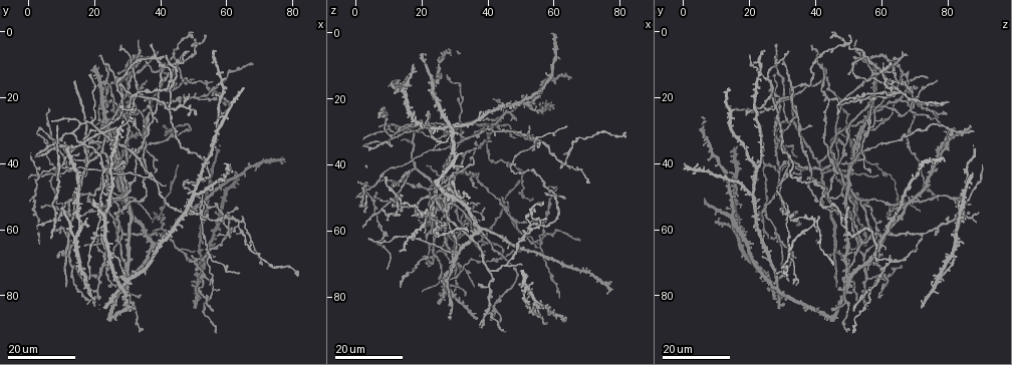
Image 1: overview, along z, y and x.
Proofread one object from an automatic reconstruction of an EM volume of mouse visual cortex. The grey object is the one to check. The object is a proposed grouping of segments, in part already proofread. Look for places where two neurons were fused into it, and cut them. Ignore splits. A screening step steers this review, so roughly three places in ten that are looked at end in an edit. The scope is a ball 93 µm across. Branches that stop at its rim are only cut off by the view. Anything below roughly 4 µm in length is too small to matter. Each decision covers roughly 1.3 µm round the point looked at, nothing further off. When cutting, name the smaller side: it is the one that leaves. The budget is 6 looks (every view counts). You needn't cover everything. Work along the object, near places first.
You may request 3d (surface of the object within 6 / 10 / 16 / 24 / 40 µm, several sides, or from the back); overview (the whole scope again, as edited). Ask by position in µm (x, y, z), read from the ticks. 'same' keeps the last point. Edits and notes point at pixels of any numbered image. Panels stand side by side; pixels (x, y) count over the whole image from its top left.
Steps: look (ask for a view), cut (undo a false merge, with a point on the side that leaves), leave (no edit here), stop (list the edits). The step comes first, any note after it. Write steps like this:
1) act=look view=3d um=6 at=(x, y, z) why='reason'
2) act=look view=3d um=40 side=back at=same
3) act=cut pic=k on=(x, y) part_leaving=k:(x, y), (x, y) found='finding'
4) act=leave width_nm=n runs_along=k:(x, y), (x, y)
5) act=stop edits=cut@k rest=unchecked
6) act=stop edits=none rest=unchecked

act=look view=3d um=16 at=(65.5, 58.0, 40.0) why='two arms in line, one across'

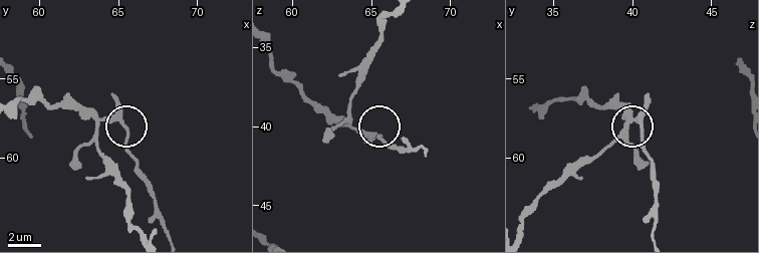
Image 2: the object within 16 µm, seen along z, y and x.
act=look view=3d um=6 at=(65.3, 57.7, 40.6)

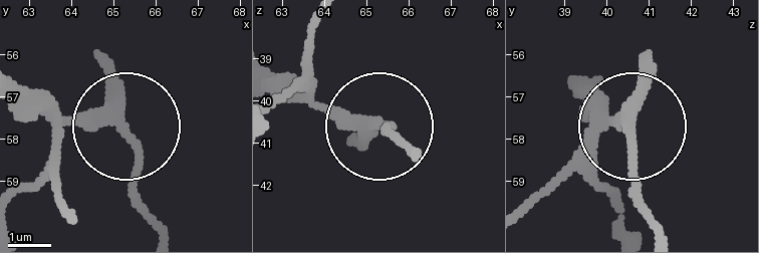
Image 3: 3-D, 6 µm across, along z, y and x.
act=cut pic=3 on=(134, 190) width_nm=280 part_leaving=3:(119, 125), (142, 165), (131, 198), (153, 230) found='two neurons meet here'

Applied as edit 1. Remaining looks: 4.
act=look view=3d um=24 at=(40.0, 16.5, 33.0) why='four-way junction'

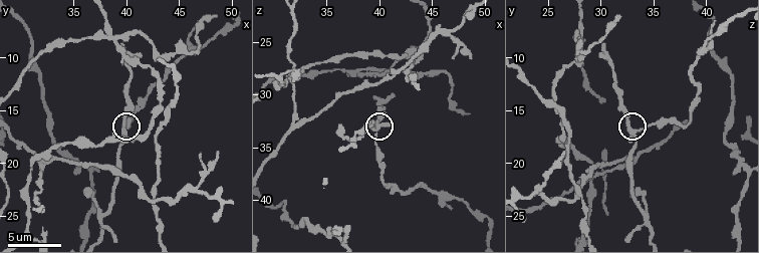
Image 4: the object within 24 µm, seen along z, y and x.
act=look view=3d um=6 at=(39.6, 17.0, 33.4) why='closer look'

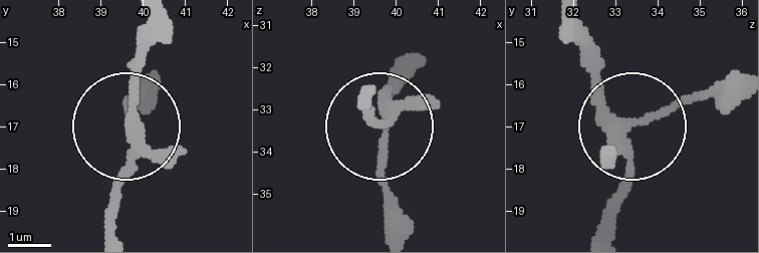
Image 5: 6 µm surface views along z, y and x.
act=leave width_nm=260 runs_along=5:(610, 230), (633, 133), (603, 100), (582, 39) found='all the same neuron'

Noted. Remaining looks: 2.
act=look view=3d um=24 at=(22.0, 35.0, 69.0) why='calibre changes'

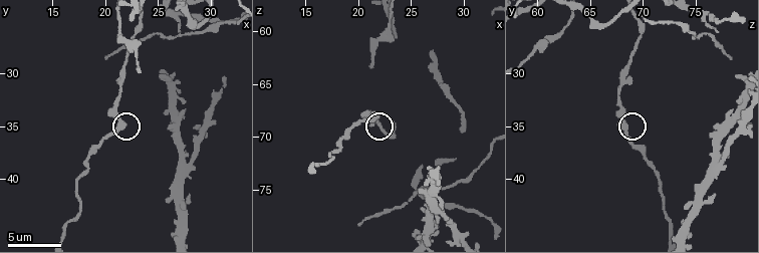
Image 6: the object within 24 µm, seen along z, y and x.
act=look view=3d um=6 at=(21.2, 35.0, 68.4)

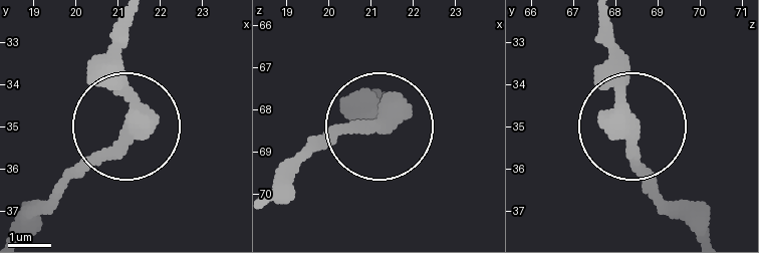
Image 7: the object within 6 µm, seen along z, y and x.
act=leave runs_along=7:(606, 21), (613, 86), (654, 201) found='all the same neuron'

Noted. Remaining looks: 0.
act=stop edits=cut@3 rest=unchecked

